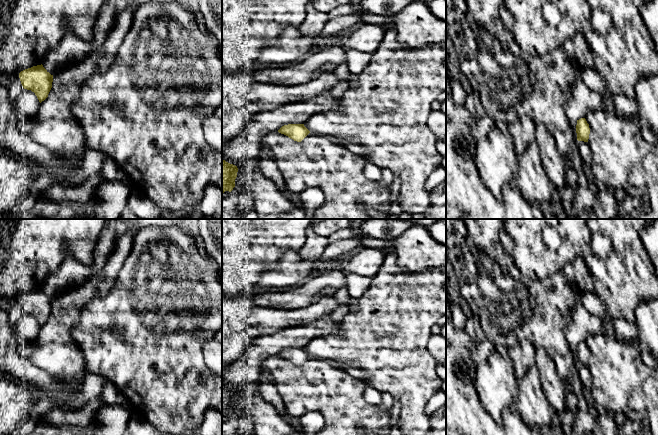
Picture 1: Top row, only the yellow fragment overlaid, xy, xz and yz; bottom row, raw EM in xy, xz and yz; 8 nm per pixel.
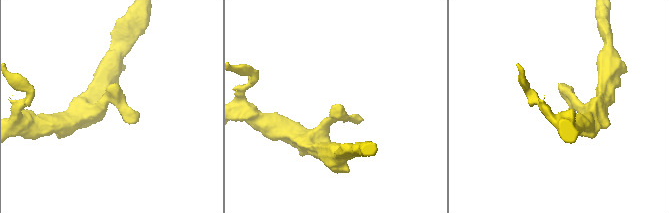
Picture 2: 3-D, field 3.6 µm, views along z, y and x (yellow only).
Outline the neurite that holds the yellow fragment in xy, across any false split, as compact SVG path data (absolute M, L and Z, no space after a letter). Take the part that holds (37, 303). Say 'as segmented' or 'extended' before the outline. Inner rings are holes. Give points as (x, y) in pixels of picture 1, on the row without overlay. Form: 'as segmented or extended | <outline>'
as segmented | M42 288L21 295L19 302L23 312L34 316L40 327L48 321L53 299Z

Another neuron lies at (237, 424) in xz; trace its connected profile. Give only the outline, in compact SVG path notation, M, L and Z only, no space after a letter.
M233 413L229 419L222 422L222 435L256 435L252 421L246 416Z

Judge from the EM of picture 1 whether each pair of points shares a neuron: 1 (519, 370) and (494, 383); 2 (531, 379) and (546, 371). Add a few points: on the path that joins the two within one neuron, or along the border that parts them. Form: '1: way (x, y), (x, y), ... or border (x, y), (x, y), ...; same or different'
1: border (507, 358), (516, 378); different
2: border (537, 371), (543, 394), (546, 397); different

